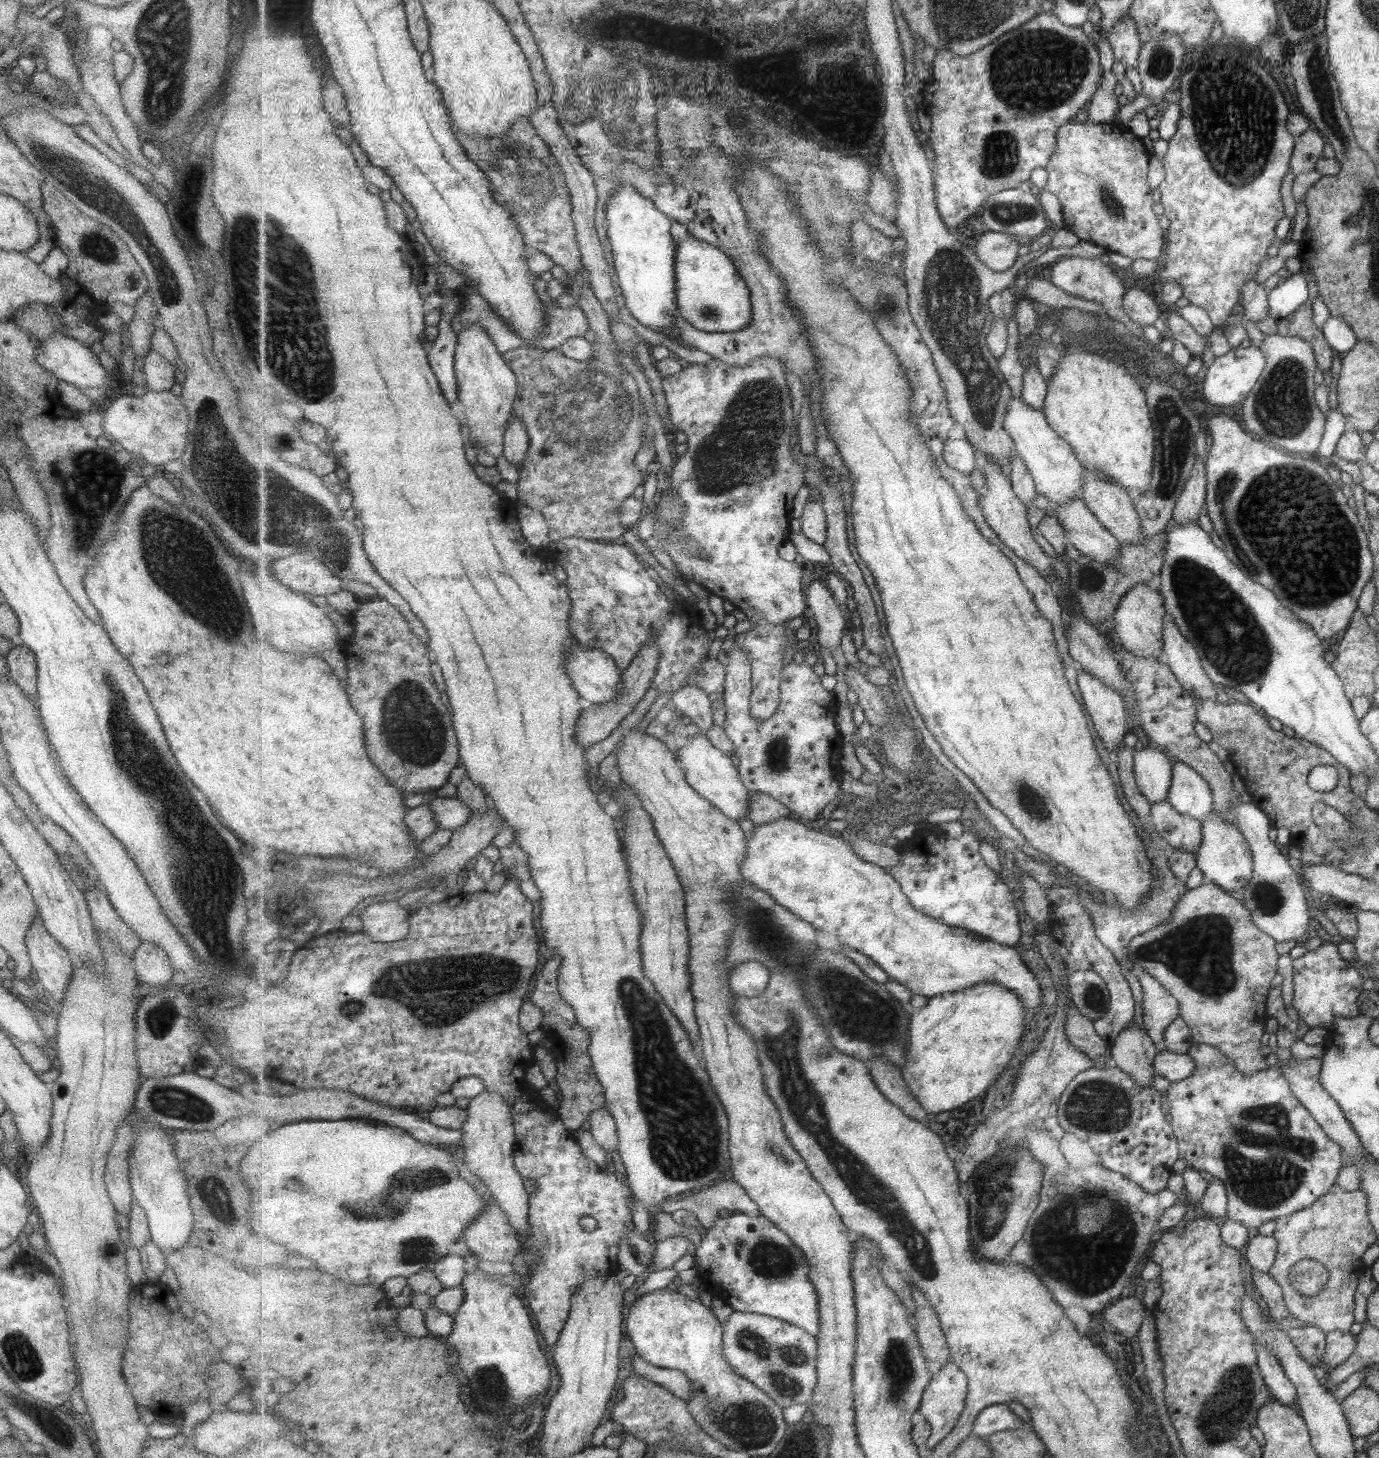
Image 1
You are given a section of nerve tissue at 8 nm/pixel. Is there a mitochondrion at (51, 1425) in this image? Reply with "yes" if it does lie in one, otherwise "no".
yes

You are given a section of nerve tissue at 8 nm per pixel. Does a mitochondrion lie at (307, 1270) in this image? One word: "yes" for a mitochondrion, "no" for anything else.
no

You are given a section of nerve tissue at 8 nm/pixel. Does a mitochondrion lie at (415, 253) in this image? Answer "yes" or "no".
no

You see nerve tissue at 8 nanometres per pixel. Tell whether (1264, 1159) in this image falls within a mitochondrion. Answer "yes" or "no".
yes

